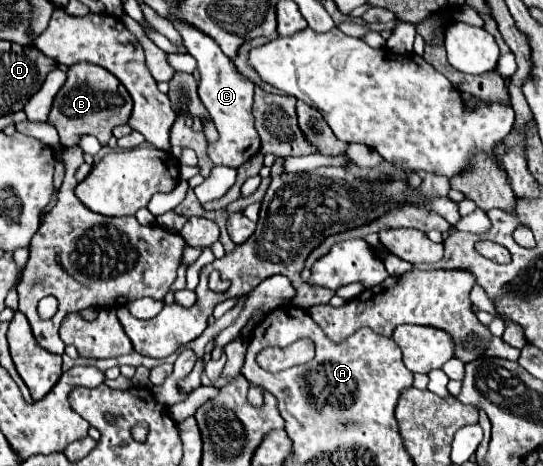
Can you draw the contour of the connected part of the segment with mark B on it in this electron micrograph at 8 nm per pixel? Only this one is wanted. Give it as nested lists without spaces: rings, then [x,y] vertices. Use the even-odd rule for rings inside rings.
[[[75,63],[67,69],[67,81],[55,95],[53,109],[49,113],[49,123],[59,131],[63,147],[77,145],[79,135],[83,133],[95,135],[99,143],[105,147],[113,135],[113,127],[129,121],[131,109],[133,101],[115,75],[91,63]]]

